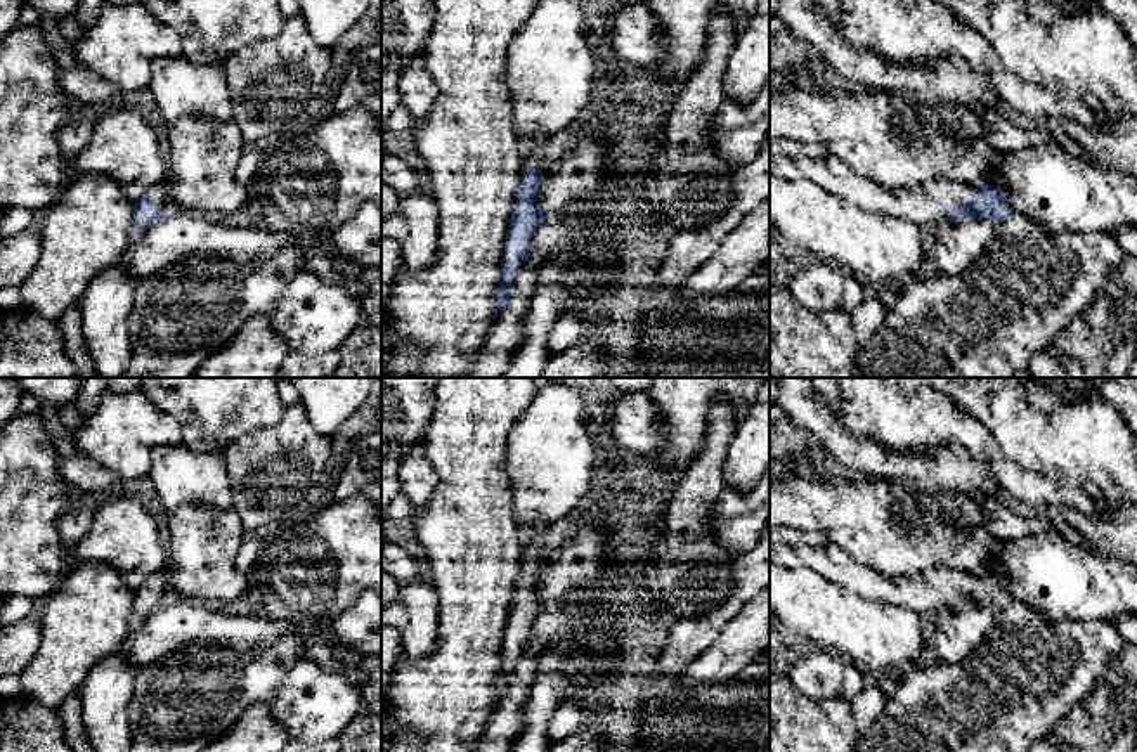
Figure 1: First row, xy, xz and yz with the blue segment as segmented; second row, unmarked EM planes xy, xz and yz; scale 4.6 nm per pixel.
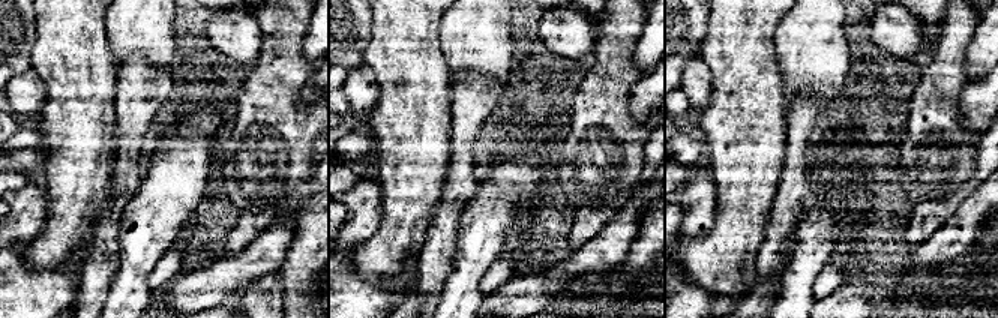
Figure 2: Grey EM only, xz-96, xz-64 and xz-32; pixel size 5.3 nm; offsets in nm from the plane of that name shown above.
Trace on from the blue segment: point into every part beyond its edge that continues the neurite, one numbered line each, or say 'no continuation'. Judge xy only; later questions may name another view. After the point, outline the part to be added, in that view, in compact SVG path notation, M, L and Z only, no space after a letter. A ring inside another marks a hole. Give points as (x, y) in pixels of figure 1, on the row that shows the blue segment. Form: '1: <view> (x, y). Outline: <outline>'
1: xy (158, 194). Outline: M166 182L156 184L151 189L147 189L146 198L149 198L154 204L159 204L170 210L170 194L168 194Z

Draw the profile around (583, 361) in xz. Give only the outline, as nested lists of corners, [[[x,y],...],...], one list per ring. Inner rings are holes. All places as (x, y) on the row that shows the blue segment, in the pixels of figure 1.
[[[579,343],[551,355],[543,378],[608,378],[617,367],[603,350]]]

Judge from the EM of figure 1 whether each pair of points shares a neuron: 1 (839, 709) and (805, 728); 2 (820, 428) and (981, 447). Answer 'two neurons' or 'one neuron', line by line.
1: one neuron
2: two neurons

